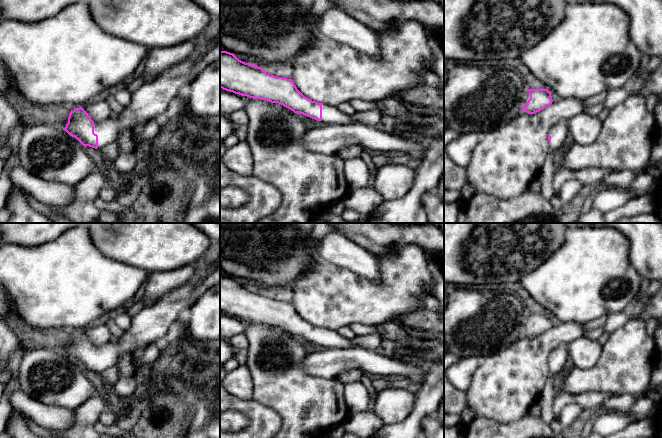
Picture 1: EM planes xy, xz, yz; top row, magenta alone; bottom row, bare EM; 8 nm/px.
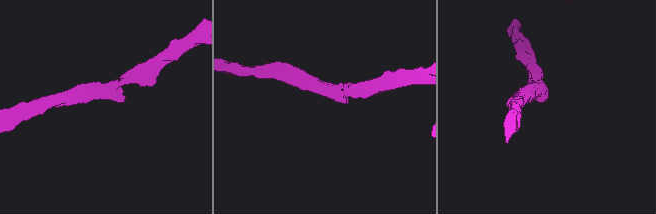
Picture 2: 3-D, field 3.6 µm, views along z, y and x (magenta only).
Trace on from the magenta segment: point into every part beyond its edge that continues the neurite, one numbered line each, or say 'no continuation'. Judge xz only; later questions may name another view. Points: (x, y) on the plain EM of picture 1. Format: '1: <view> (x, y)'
1: xz (330, 338)

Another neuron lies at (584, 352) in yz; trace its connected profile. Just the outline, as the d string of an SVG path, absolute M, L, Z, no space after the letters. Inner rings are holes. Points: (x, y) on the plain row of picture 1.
M580 337L569 344L569 356L575 367L589 369L600 359L602 348L598 340Z

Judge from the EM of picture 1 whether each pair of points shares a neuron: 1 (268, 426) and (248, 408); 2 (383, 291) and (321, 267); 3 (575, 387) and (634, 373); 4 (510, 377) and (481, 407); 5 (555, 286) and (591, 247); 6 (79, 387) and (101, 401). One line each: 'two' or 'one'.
1: one
2: one
3: one
4: one
5: one
6: two

